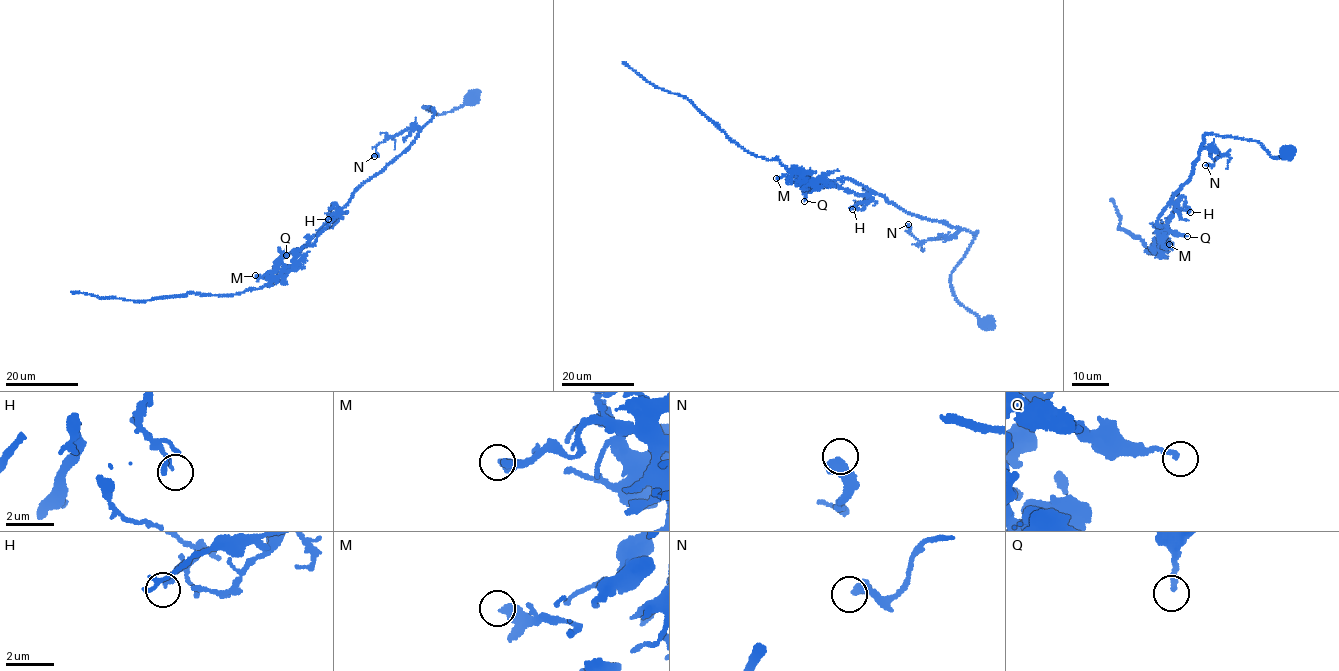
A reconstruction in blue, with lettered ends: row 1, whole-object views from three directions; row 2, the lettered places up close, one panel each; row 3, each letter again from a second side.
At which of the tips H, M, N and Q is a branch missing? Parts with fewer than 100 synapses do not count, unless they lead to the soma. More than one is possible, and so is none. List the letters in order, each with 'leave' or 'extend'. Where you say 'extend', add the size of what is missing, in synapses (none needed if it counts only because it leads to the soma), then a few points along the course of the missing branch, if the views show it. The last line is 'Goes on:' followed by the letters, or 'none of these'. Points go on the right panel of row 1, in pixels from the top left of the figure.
H: leave
M: leave
N: leave
Q: leave
Goes on: none of these

